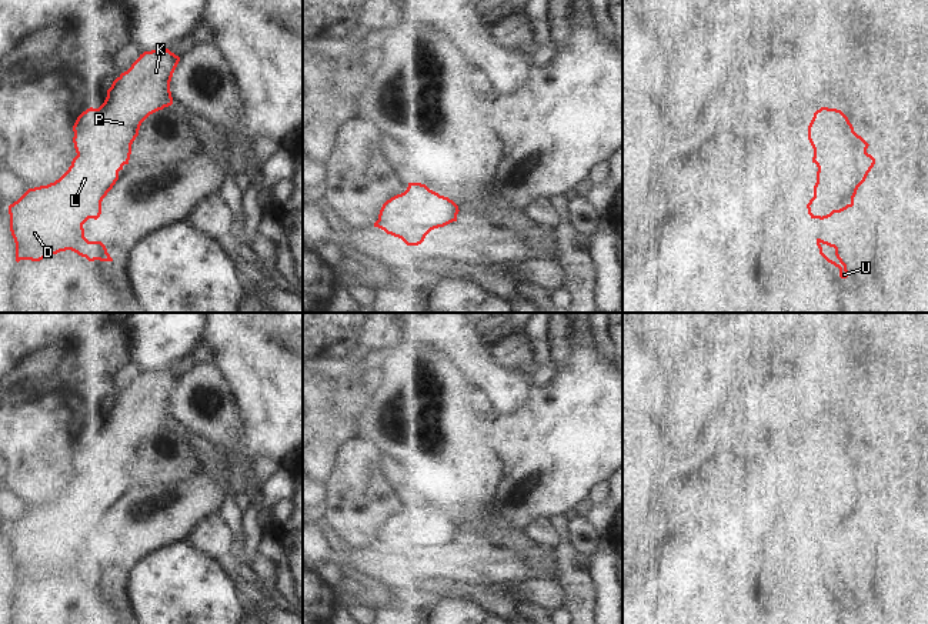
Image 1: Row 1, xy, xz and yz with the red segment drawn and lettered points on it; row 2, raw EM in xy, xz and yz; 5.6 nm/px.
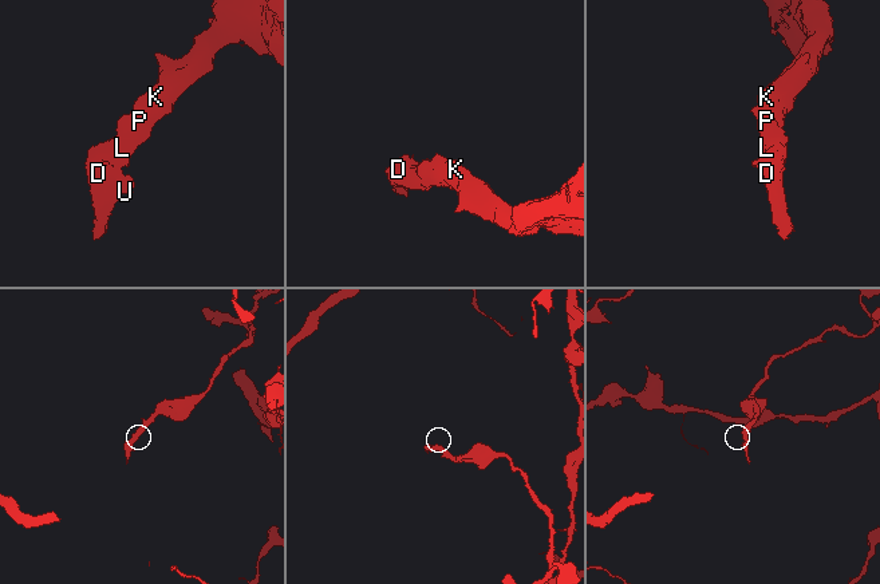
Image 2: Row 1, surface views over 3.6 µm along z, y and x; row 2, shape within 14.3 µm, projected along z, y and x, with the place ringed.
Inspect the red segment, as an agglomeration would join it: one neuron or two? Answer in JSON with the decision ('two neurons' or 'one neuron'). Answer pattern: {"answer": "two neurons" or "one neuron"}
{"answer": "one neuron"}

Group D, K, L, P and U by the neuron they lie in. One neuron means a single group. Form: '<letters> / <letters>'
D K L P U

